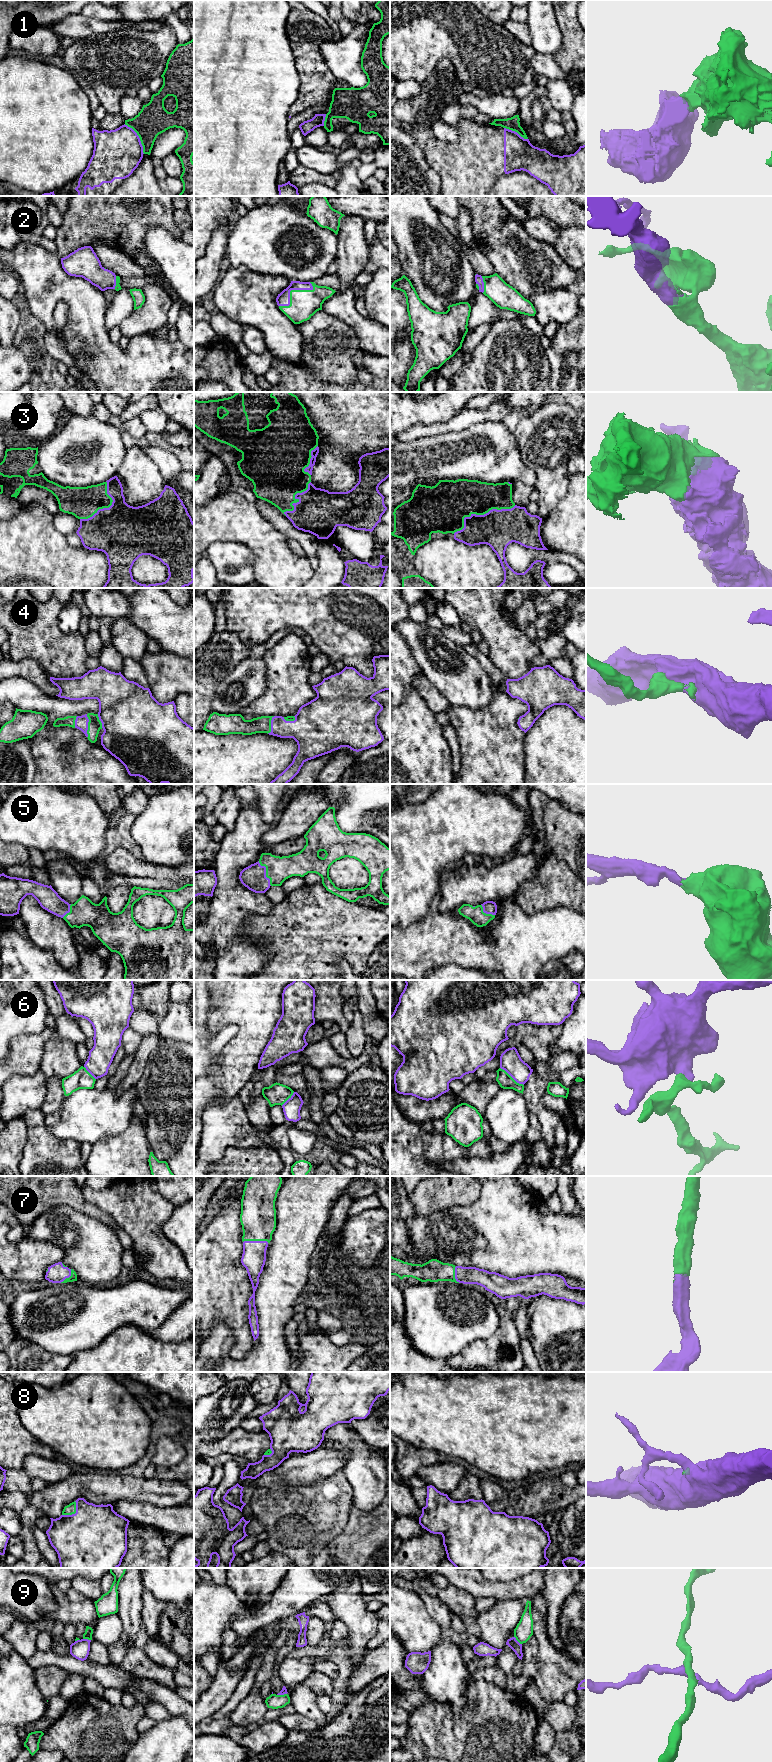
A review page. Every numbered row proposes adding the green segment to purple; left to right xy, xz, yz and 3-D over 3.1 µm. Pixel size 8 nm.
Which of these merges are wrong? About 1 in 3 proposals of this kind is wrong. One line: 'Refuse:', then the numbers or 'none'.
Refuse: 1, 6, 9

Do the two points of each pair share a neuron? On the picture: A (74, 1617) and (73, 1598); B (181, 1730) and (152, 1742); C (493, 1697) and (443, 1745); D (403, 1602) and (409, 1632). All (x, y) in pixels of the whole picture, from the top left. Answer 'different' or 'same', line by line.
A: same
B: same
C: same
D: same

